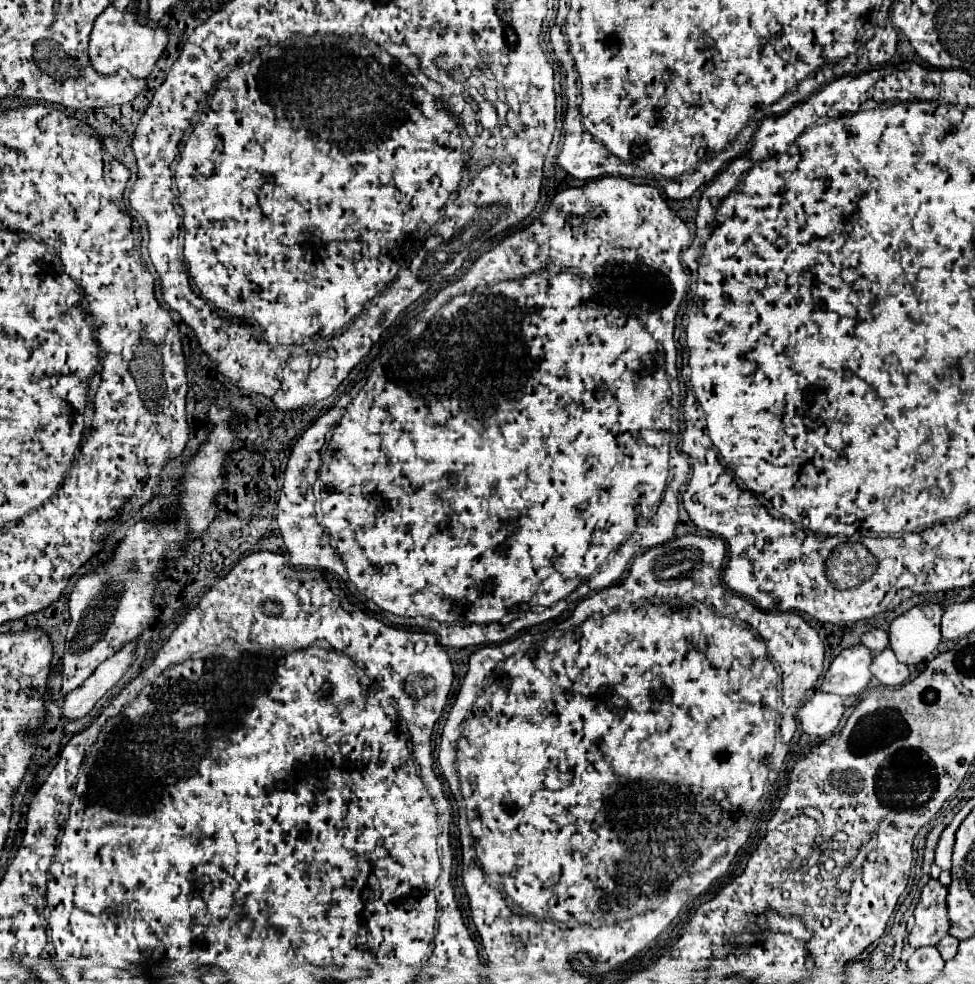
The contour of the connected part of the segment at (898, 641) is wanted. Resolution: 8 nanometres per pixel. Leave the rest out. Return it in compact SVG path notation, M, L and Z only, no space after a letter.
M923 604L913 606L891 622L889 646L899 662L919 664L937 650L941 642L941 616L943 608L939 604Z

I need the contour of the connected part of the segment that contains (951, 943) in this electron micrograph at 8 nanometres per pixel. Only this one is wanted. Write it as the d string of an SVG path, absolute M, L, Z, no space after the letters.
M945 936L935 948L937 948L939 954L943 956L943 960L951 960L951 958L957 954L957 944L959 944L957 938L953 938L953 936Z

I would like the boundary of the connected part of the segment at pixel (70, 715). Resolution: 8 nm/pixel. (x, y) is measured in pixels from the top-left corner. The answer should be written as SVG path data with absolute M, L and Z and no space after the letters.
M135 640L125 644L121 652L117 652L107 662L99 664L99 668L69 696L65 696L65 702L61 706L61 718L63 720L79 720L91 712L91 708L101 700L101 696L111 690L119 678L125 674L125 670L133 664L135 658Z

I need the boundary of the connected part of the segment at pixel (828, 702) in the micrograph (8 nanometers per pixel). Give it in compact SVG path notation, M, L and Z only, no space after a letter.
M815 692L797 712L797 720L801 722L801 730L809 736L819 736L827 738L833 734L839 726L839 720L843 716L843 698L825 694L825 692Z

